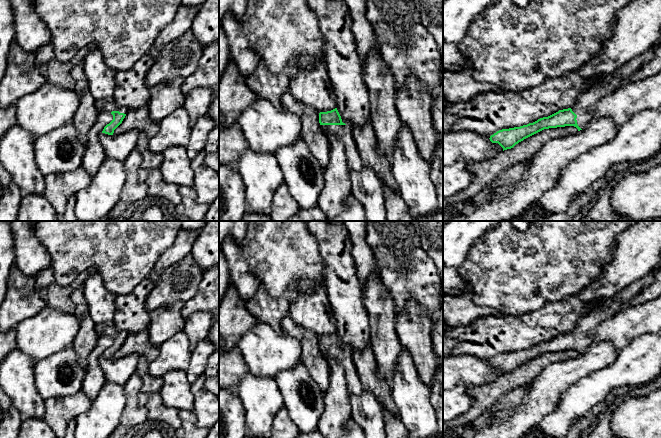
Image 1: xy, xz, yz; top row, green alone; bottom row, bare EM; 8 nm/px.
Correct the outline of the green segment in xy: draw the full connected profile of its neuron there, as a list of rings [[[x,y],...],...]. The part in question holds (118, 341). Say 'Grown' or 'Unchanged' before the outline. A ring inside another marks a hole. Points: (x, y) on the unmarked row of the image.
Grown. [[[113,321],[95,324],[95,330],[99,336],[106,335],[113,339],[113,344],[107,348],[102,355],[102,357],[113,359],[114,354],[125,342],[128,333],[125,331],[119,331]]]

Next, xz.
Grown. [[[337,332],[327,336],[320,336],[319,347],[325,358],[333,357],[342,366],[349,392],[355,395],[362,394],[365,390],[360,383],[353,363],[352,351],[342,346]]]

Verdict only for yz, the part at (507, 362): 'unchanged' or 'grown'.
grown

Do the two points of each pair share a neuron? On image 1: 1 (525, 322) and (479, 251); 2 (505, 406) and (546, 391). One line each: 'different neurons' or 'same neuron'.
1: different neurons
2: different neurons

